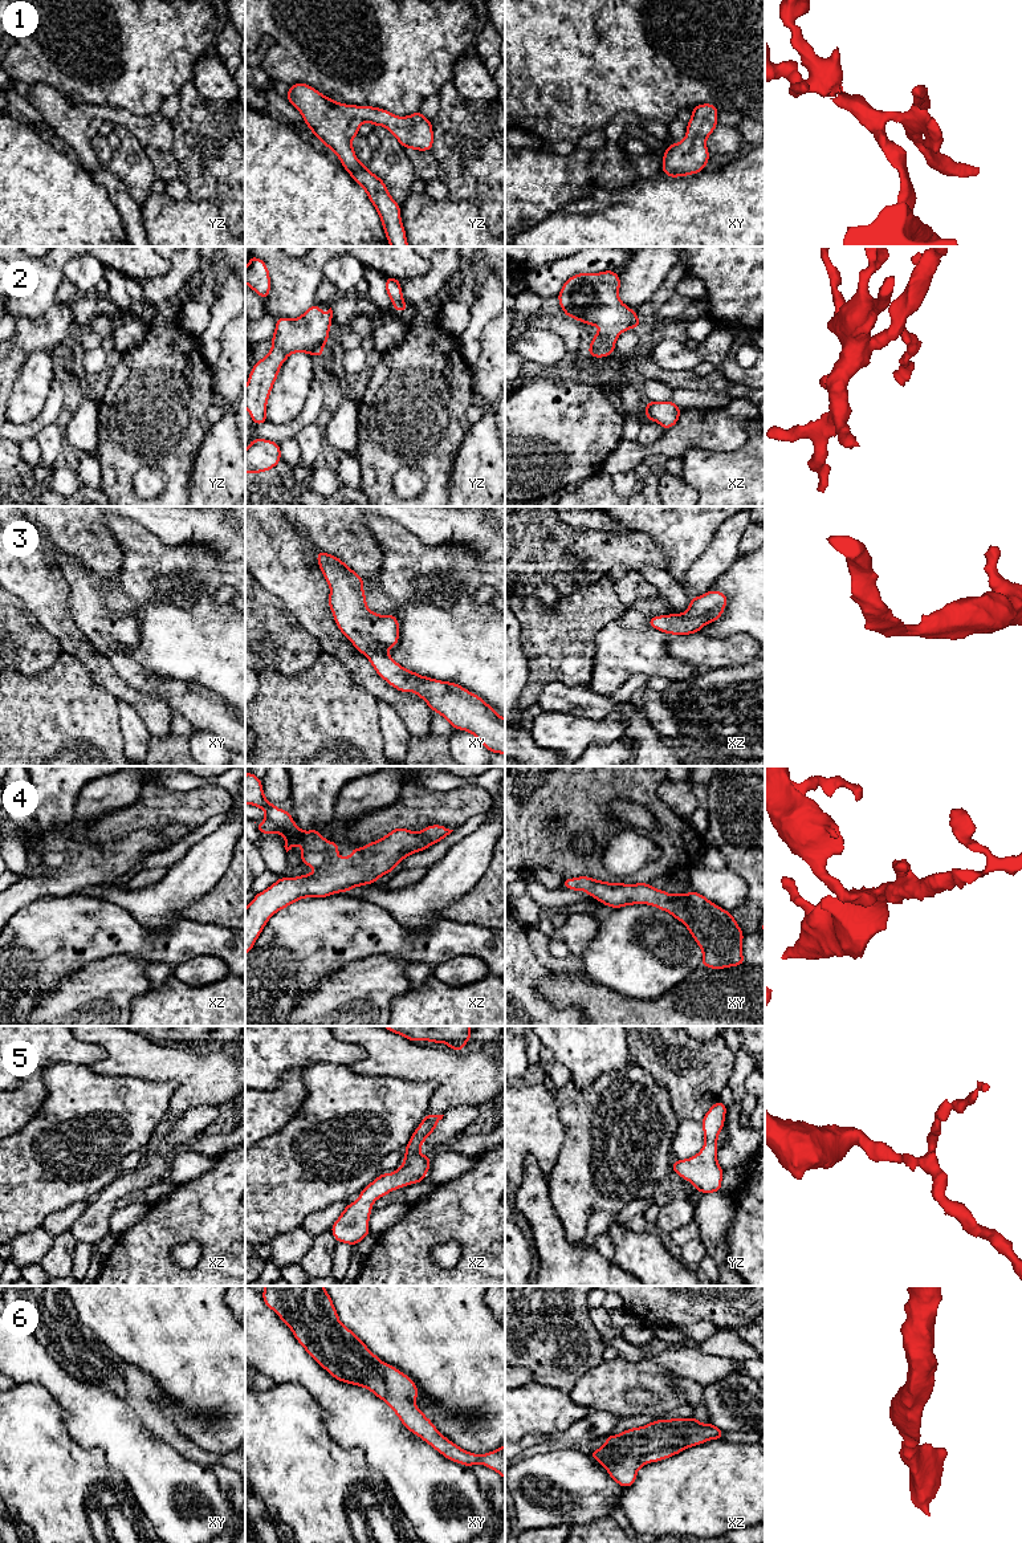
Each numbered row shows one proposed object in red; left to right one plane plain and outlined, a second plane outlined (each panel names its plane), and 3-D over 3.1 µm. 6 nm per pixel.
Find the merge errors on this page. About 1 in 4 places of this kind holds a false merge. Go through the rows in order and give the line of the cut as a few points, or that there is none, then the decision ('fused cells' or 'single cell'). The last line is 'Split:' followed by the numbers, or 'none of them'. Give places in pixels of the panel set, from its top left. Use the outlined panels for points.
1: no cut; single cell
2: no cut; single cell
3: no cut; single cell
4: no cut; single cell
5: no cut; single cell
6: no cut; single cell
Split: none of them

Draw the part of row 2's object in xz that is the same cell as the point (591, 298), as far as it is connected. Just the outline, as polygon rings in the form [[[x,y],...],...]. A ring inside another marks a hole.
[[[614,270],[578,273],[566,280],[557,296],[565,315],[603,327],[587,350],[594,358],[611,355],[623,331],[642,326],[636,312],[620,301],[619,289],[620,277]]]

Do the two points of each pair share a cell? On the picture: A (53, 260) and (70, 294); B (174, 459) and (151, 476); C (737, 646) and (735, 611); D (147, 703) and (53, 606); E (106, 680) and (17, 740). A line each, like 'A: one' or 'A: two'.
A: two
B: two
C: two
D: one
E: two

